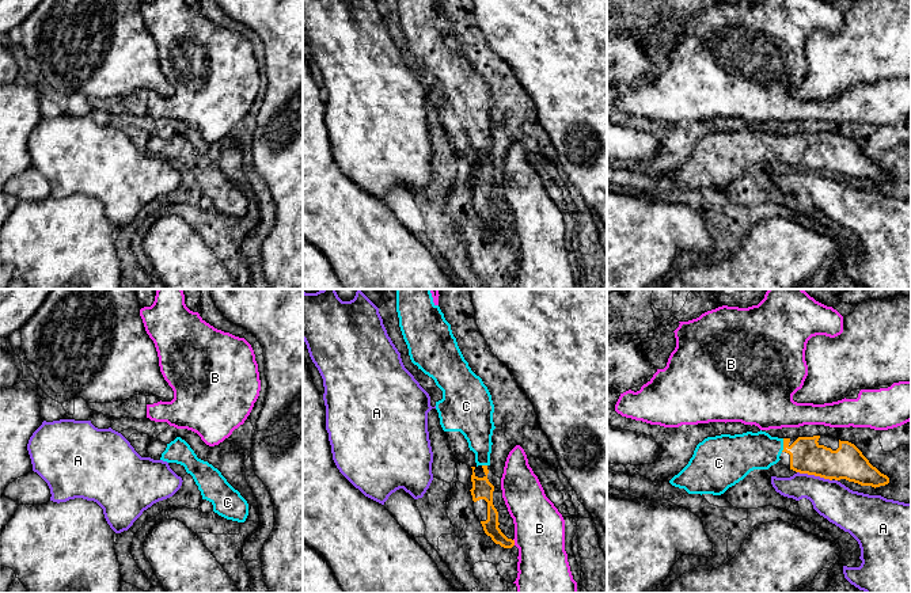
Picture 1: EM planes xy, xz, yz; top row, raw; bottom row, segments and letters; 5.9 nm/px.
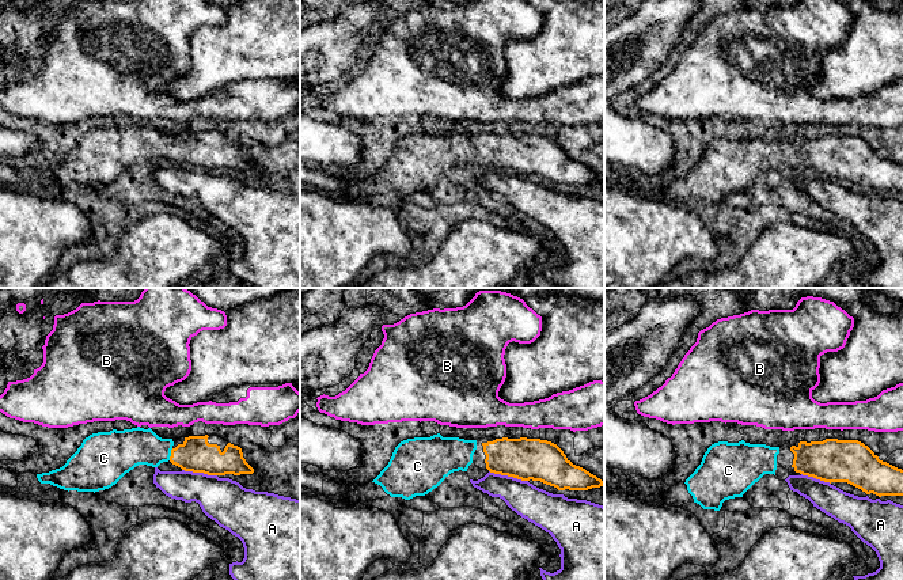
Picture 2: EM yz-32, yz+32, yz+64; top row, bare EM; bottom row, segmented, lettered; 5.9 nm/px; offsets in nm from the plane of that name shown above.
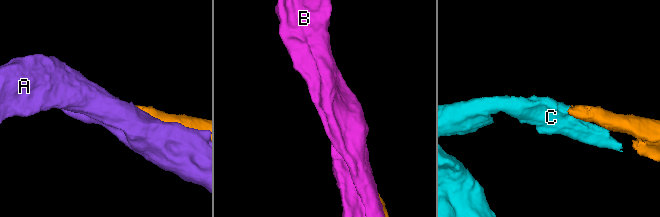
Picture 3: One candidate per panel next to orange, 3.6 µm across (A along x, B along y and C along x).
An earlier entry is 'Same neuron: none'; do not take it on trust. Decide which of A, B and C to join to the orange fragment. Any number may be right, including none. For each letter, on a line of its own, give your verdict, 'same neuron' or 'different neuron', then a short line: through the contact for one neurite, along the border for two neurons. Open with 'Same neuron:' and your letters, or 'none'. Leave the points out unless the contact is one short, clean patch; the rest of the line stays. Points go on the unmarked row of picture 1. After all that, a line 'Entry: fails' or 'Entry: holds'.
Same neuron: C
A: different neuron
B: different neuron
C: same neuron; line yz (807, 152), (784, 141), (746, 148)
Entry: fails

